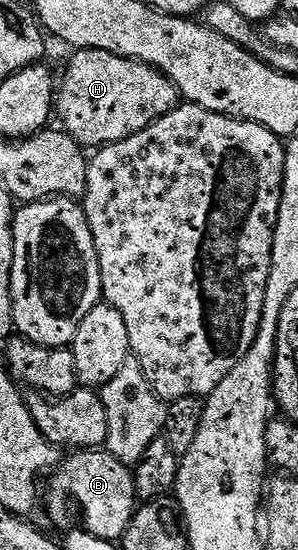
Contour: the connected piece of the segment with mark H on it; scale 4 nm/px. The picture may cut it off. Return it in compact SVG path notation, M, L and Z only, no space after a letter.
M79 49L73 54L66 78L61 78L56 93L56 117L62 120L61 128L69 133L83 147L101 147L120 143L140 131L144 131L154 121L178 108L180 94L178 88L167 77L143 61L133 61L131 57L121 57L99 49Z

